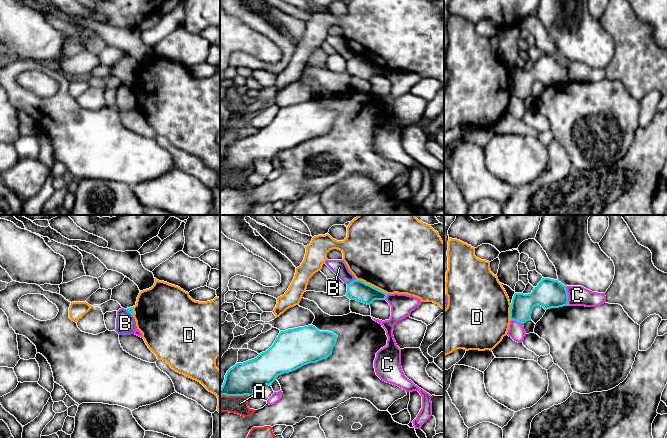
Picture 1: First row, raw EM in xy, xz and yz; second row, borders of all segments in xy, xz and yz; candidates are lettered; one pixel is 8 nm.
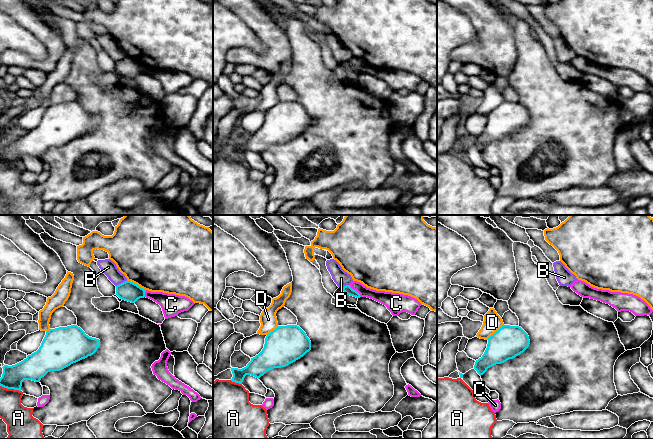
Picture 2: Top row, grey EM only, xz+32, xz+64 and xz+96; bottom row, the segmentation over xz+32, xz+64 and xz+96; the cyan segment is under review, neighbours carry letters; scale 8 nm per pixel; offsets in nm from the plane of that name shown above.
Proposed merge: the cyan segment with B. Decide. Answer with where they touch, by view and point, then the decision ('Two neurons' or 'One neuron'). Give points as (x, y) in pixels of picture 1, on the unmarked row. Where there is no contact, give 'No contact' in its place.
Touches cyan at xz (352, 57). Two neurons

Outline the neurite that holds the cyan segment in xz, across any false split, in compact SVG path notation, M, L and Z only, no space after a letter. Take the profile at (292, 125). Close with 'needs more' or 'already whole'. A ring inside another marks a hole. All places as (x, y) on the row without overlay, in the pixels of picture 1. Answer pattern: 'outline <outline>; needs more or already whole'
outline M308 101L280 107L273 121L256 134L230 144L220 164L220 172L253 172L257 161L269 161L279 151L310 139L327 135L338 112Z; already whole

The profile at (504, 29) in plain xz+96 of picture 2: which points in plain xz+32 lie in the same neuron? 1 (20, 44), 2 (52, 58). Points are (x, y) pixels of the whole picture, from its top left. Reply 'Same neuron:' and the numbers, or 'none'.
Same neuron: 2

